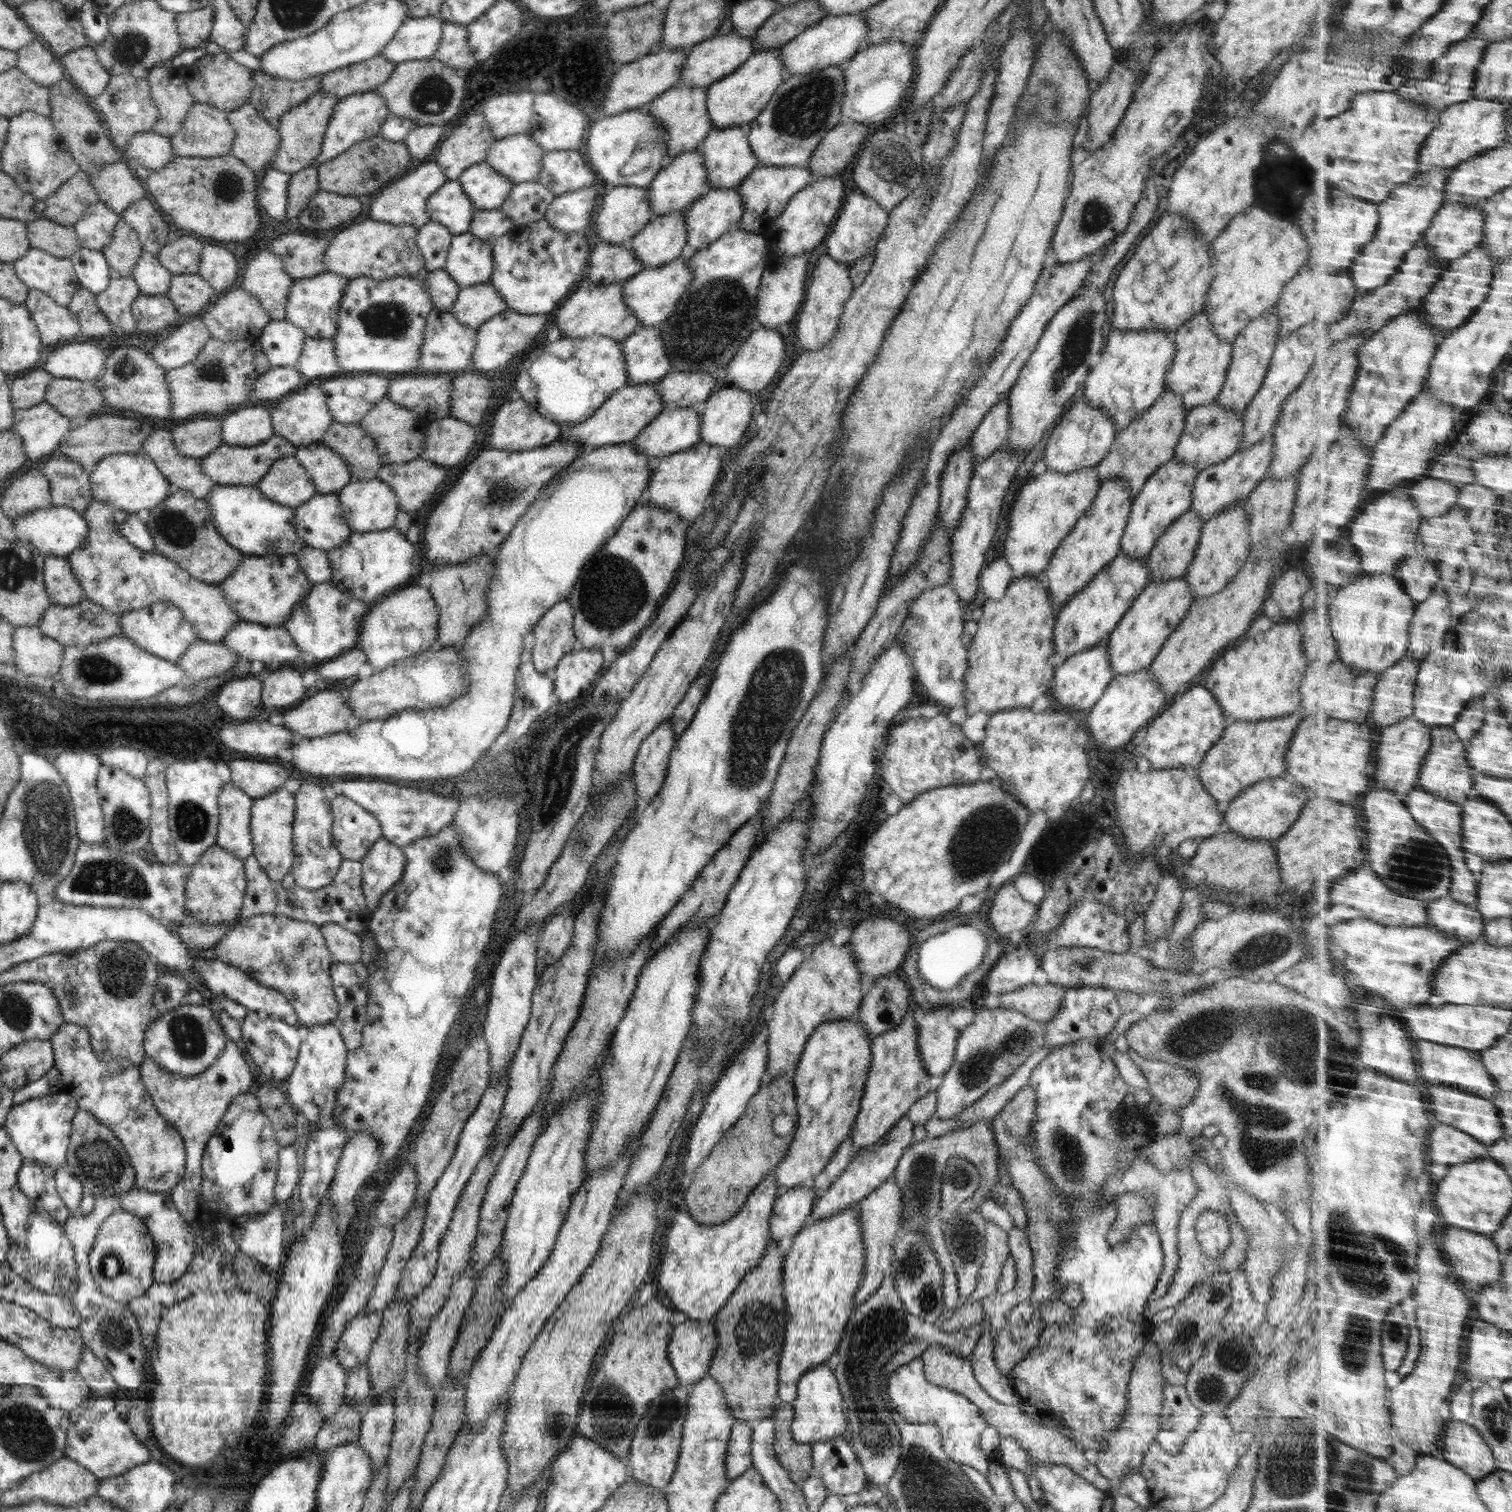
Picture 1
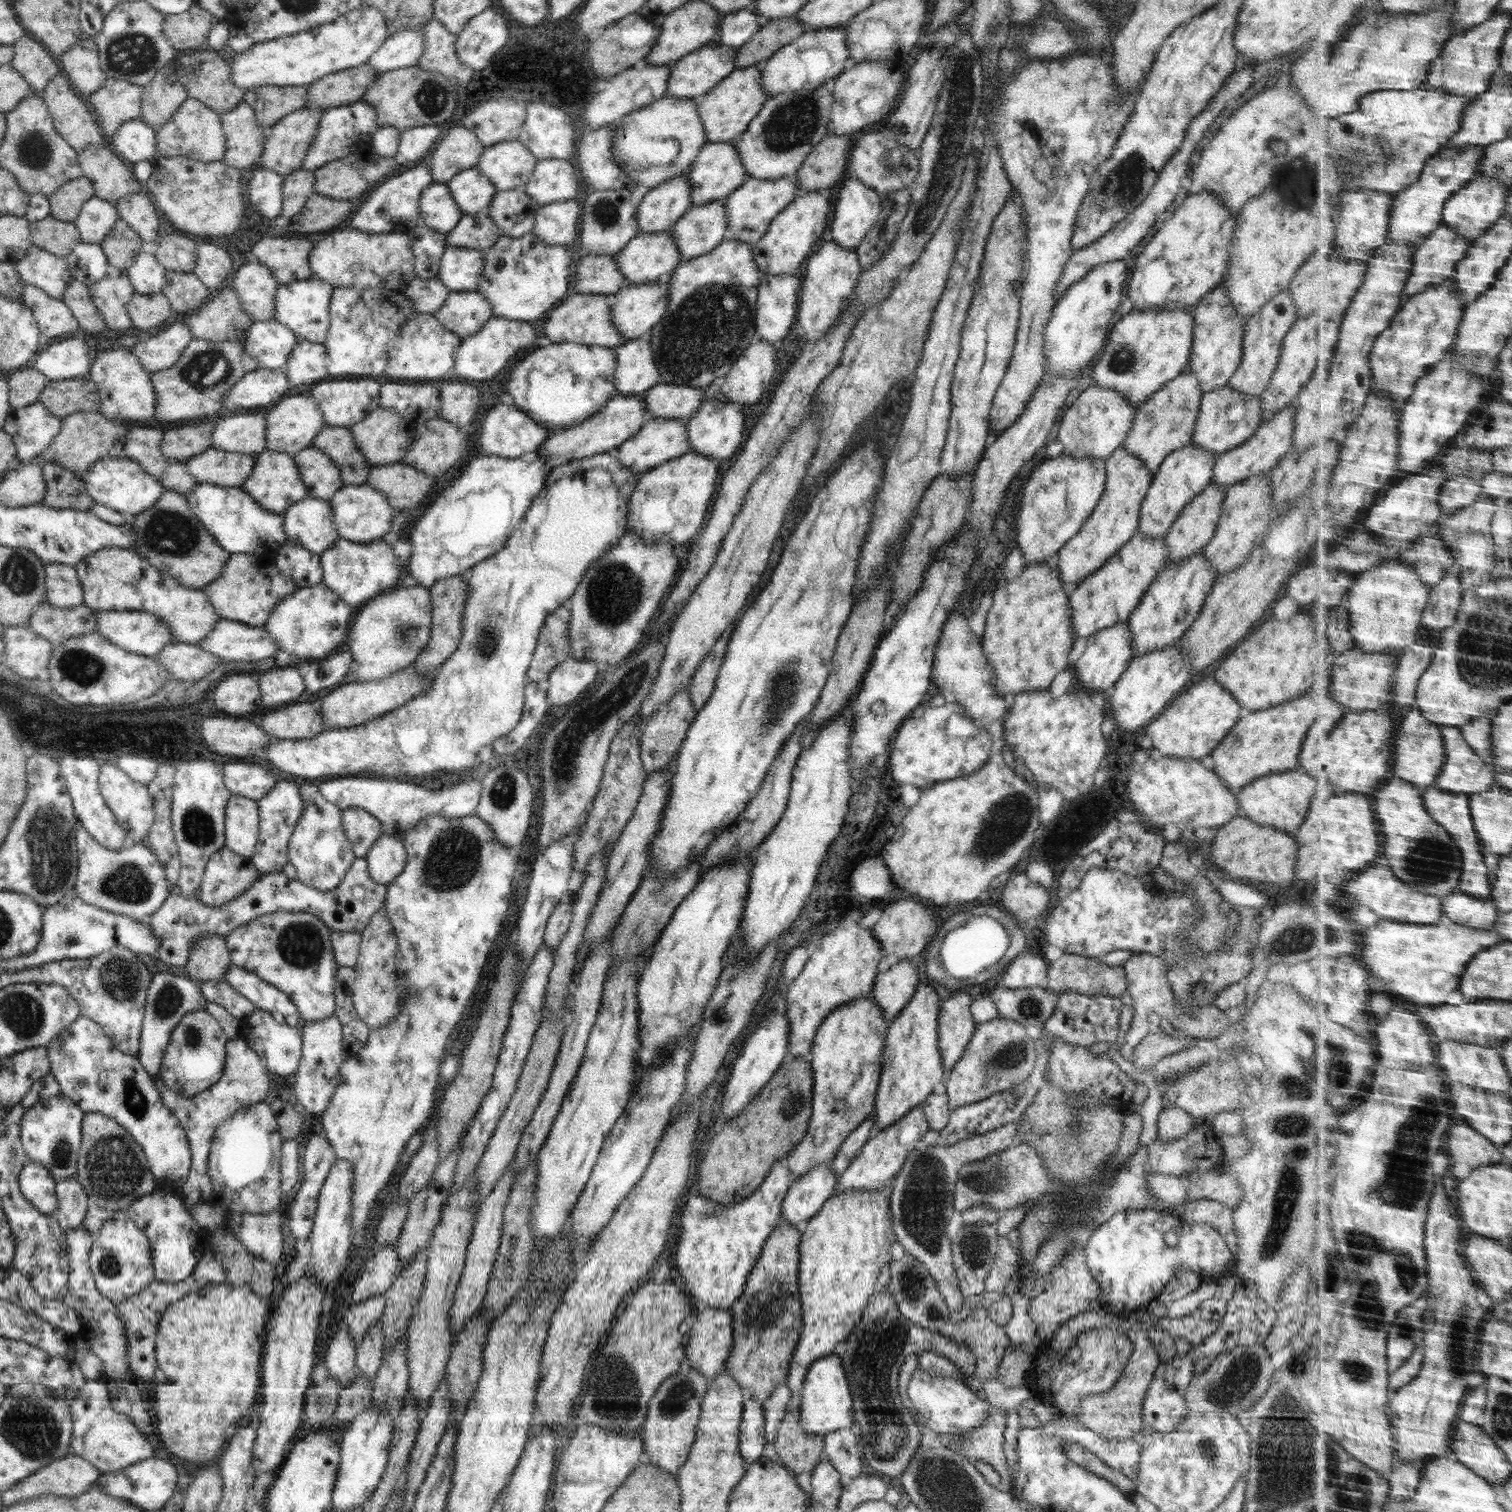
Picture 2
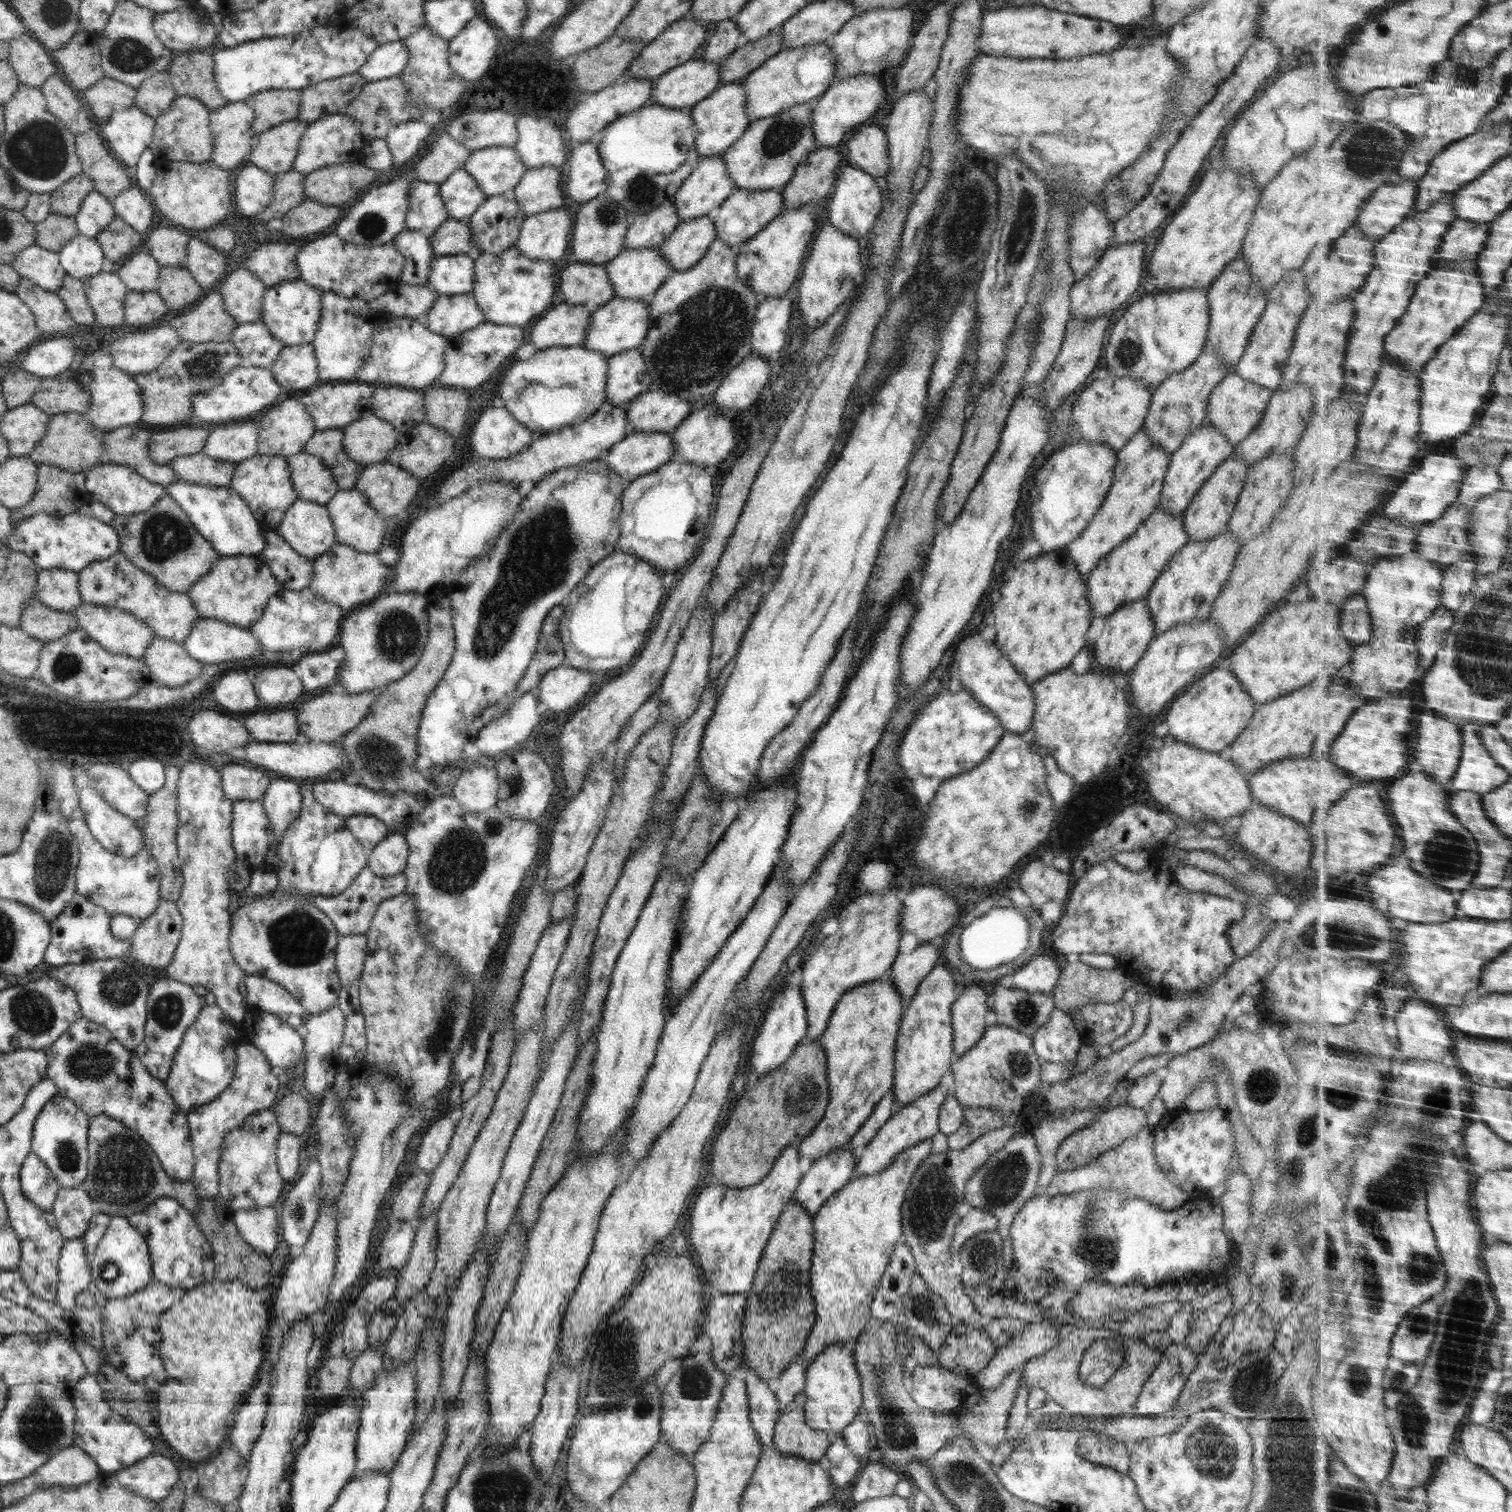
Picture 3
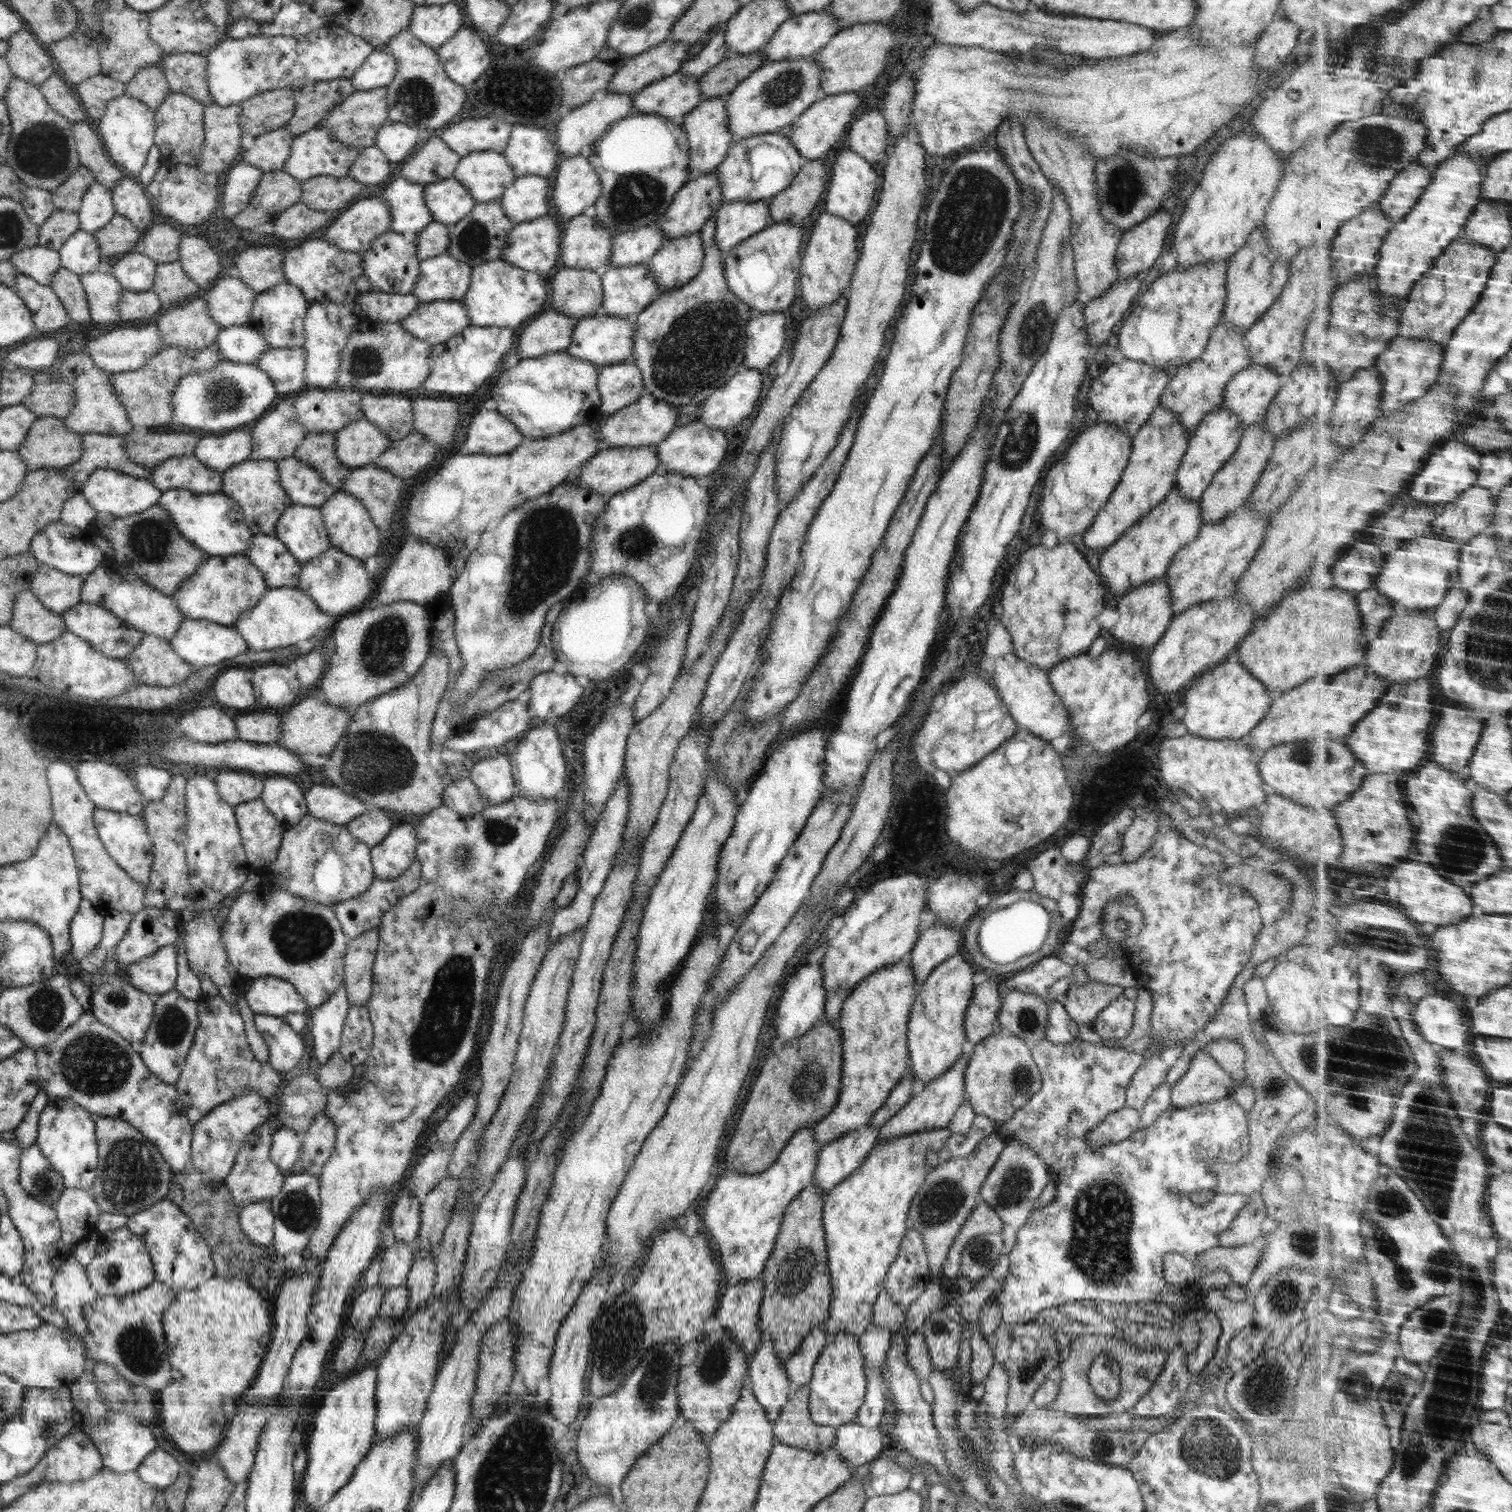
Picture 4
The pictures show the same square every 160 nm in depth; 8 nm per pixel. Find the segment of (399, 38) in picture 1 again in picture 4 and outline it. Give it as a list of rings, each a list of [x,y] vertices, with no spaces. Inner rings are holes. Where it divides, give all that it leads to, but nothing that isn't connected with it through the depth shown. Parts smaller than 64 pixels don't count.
[[[374,48],[369,58],[358,67],[352,76],[352,84],[356,91],[365,91],[386,87],[396,77],[397,64],[392,54],[380,48]]]

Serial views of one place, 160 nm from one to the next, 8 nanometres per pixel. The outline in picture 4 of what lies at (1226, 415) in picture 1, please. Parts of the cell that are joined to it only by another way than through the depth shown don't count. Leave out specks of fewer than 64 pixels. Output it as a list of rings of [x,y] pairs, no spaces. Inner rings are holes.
[[[1251,363],[1230,379],[1221,406],[1236,414],[1244,427],[1261,422],[1283,381],[1273,368]]]

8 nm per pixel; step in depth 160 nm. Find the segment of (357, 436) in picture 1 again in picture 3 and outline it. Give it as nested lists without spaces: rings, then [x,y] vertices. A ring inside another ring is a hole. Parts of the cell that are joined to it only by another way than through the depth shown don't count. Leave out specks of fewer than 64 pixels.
[[[341,429],[317,430],[303,452],[318,457],[327,466],[339,489],[354,488],[362,466],[346,454]]]

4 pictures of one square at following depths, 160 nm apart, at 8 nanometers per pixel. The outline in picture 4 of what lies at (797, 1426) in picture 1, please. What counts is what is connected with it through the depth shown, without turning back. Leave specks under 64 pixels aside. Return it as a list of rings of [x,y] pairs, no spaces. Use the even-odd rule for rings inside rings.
[[[837,1332],[824,1345],[818,1362],[814,1364],[811,1381],[807,1384],[810,1389],[810,1416],[816,1424],[837,1429],[840,1425],[855,1422],[865,1399],[868,1381],[864,1359],[858,1338],[847,1332]]]

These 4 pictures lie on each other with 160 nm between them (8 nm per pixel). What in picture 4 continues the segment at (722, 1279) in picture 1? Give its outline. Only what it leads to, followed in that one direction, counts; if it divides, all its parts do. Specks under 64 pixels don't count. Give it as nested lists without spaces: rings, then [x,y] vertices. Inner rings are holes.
[[[803,1126],[792,1135],[787,1145],[780,1151],[779,1157],[766,1170],[758,1174],[732,1172],[716,1182],[712,1194],[704,1201],[704,1213],[701,1213],[700,1219],[704,1222],[706,1232],[710,1234],[712,1248],[718,1255],[720,1269],[730,1281],[754,1280],[761,1276],[766,1262],[771,1258],[776,1238],[780,1234],[786,1207],[802,1189],[813,1182],[820,1150],[817,1144],[813,1126]]]

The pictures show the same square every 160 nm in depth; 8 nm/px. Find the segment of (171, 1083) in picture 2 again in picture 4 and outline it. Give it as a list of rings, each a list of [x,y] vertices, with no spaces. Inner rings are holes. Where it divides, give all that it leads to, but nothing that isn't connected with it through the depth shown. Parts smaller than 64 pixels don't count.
[[[219,994],[199,1002],[199,1028],[187,1052],[179,1079],[174,1084],[184,1102],[186,1116],[193,1125],[215,1106],[242,1093],[258,1091],[274,1100],[274,1094],[285,1078],[262,1055],[251,1050],[244,1020],[235,1005],[226,1002]]]

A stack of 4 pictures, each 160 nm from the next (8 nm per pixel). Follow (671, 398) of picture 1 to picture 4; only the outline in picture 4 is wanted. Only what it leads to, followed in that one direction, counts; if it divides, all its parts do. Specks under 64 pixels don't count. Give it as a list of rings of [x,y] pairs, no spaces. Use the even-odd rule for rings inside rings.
[[[649,392],[641,394],[637,402],[618,410],[615,414],[606,416],[597,423],[597,435],[603,447],[647,447],[657,446],[676,426],[678,411],[668,402],[658,401]]]

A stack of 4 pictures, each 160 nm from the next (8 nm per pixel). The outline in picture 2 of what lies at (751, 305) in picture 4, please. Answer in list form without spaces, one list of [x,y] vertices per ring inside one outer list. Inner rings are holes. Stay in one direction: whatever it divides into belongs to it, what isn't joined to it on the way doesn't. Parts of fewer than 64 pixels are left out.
[[[798,192],[791,203],[770,221],[766,234],[752,247],[754,262],[761,274],[799,275],[807,258],[826,238],[828,212],[830,212],[828,192]]]

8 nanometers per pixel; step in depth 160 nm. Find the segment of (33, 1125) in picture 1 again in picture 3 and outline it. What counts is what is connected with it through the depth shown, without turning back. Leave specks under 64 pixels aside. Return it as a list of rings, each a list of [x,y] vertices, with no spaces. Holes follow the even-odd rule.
[[[54,1095],[36,1117],[31,1152],[52,1171],[62,1187],[79,1187],[88,1176],[88,1127],[89,1116],[69,1098]]]

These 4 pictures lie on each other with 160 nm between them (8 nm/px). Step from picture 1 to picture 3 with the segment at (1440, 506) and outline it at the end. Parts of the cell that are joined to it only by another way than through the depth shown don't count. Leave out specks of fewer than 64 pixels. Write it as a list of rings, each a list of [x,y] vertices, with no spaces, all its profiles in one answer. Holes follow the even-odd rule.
[[[1472,466],[1467,472],[1458,502],[1464,502],[1466,506],[1476,504],[1482,496],[1494,494],[1500,490],[1503,482],[1498,468],[1490,466]]]

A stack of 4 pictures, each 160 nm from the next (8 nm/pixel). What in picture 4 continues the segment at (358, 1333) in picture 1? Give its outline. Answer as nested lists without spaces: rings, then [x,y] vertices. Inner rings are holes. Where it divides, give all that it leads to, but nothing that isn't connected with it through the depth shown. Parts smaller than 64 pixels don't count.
[[[396,1241],[390,1248],[383,1248],[379,1254],[380,1274],[375,1288],[387,1289],[406,1284],[412,1267],[414,1246]]]

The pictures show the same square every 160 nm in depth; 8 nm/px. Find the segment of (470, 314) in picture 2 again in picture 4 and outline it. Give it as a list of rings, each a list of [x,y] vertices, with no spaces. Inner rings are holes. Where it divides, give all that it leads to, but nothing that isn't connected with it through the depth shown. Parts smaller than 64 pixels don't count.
[[[436,301],[421,303],[399,323],[402,330],[433,347],[462,333],[471,325],[471,320],[462,301]]]

